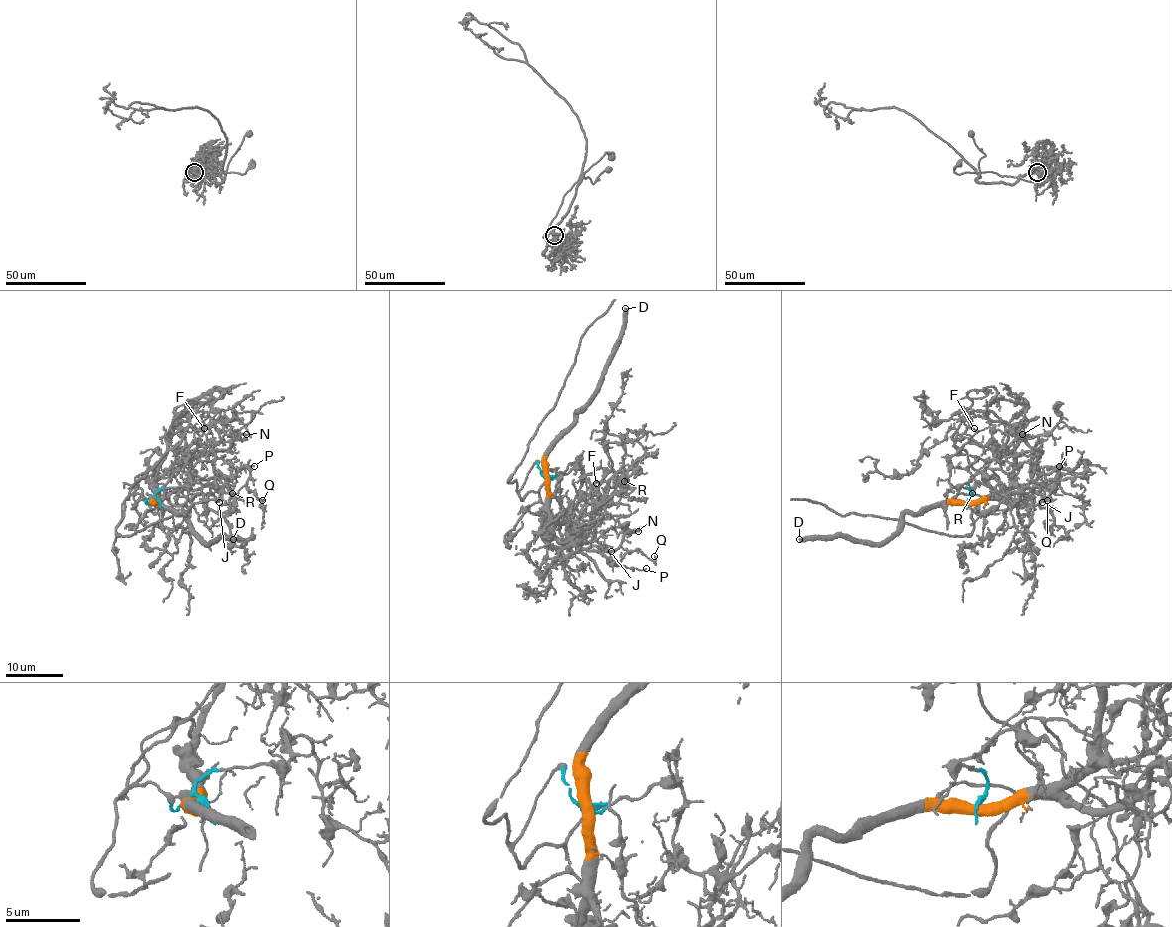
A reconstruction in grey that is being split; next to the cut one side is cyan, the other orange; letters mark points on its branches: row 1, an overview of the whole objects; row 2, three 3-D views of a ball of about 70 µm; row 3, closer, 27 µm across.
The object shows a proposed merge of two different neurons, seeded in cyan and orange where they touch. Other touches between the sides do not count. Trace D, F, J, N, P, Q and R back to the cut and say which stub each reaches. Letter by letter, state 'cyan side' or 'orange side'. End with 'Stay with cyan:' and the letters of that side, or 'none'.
D: orange side
F: cyan side
J: orange side
N: orange side
P: orange side
Q: orange side
R: cyan side
Stay with cyan: F, R

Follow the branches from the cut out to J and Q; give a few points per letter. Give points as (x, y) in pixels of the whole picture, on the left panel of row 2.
J: (155, 502), (156, 499), (160, 504), (185, 486), (189, 489), (212, 486), (218, 491), (219, 502)
Q: (155, 502), (160, 504), (186, 486), (225, 486), (239, 499), (262, 501)

